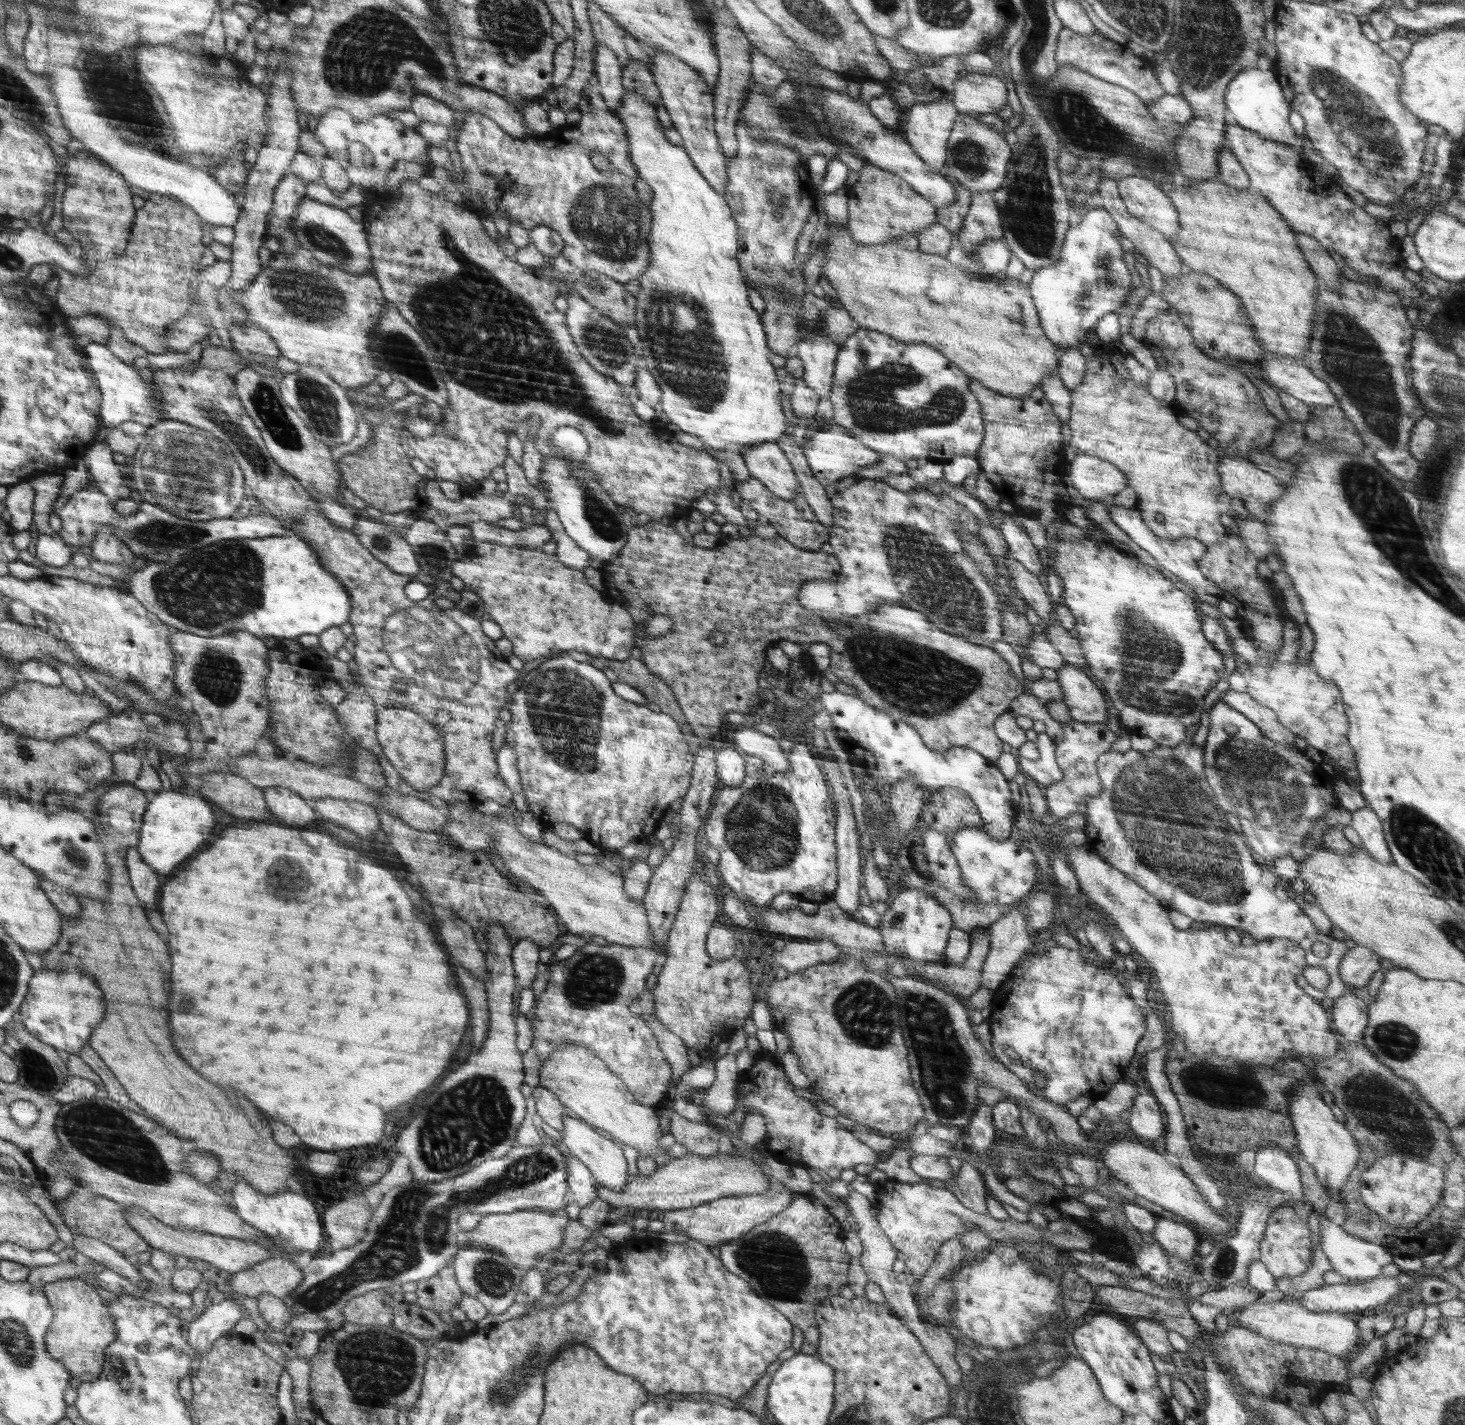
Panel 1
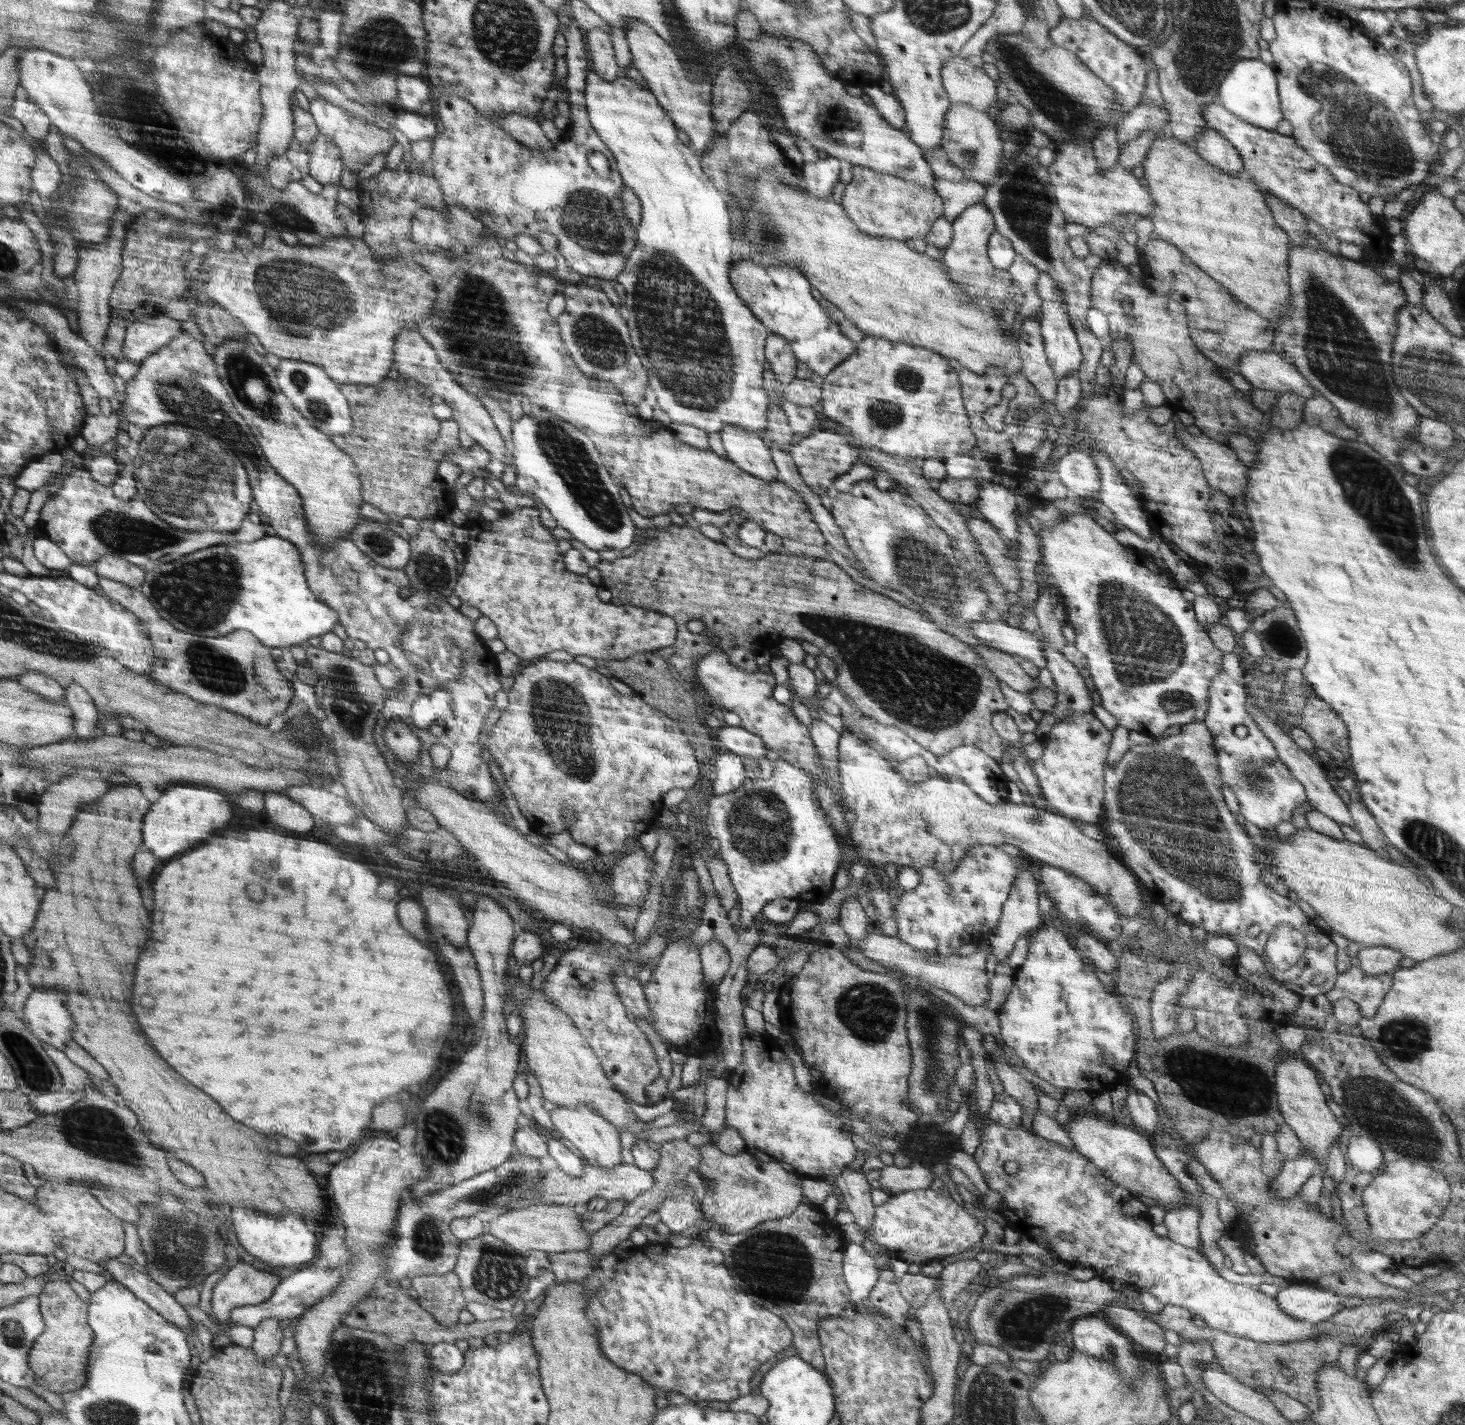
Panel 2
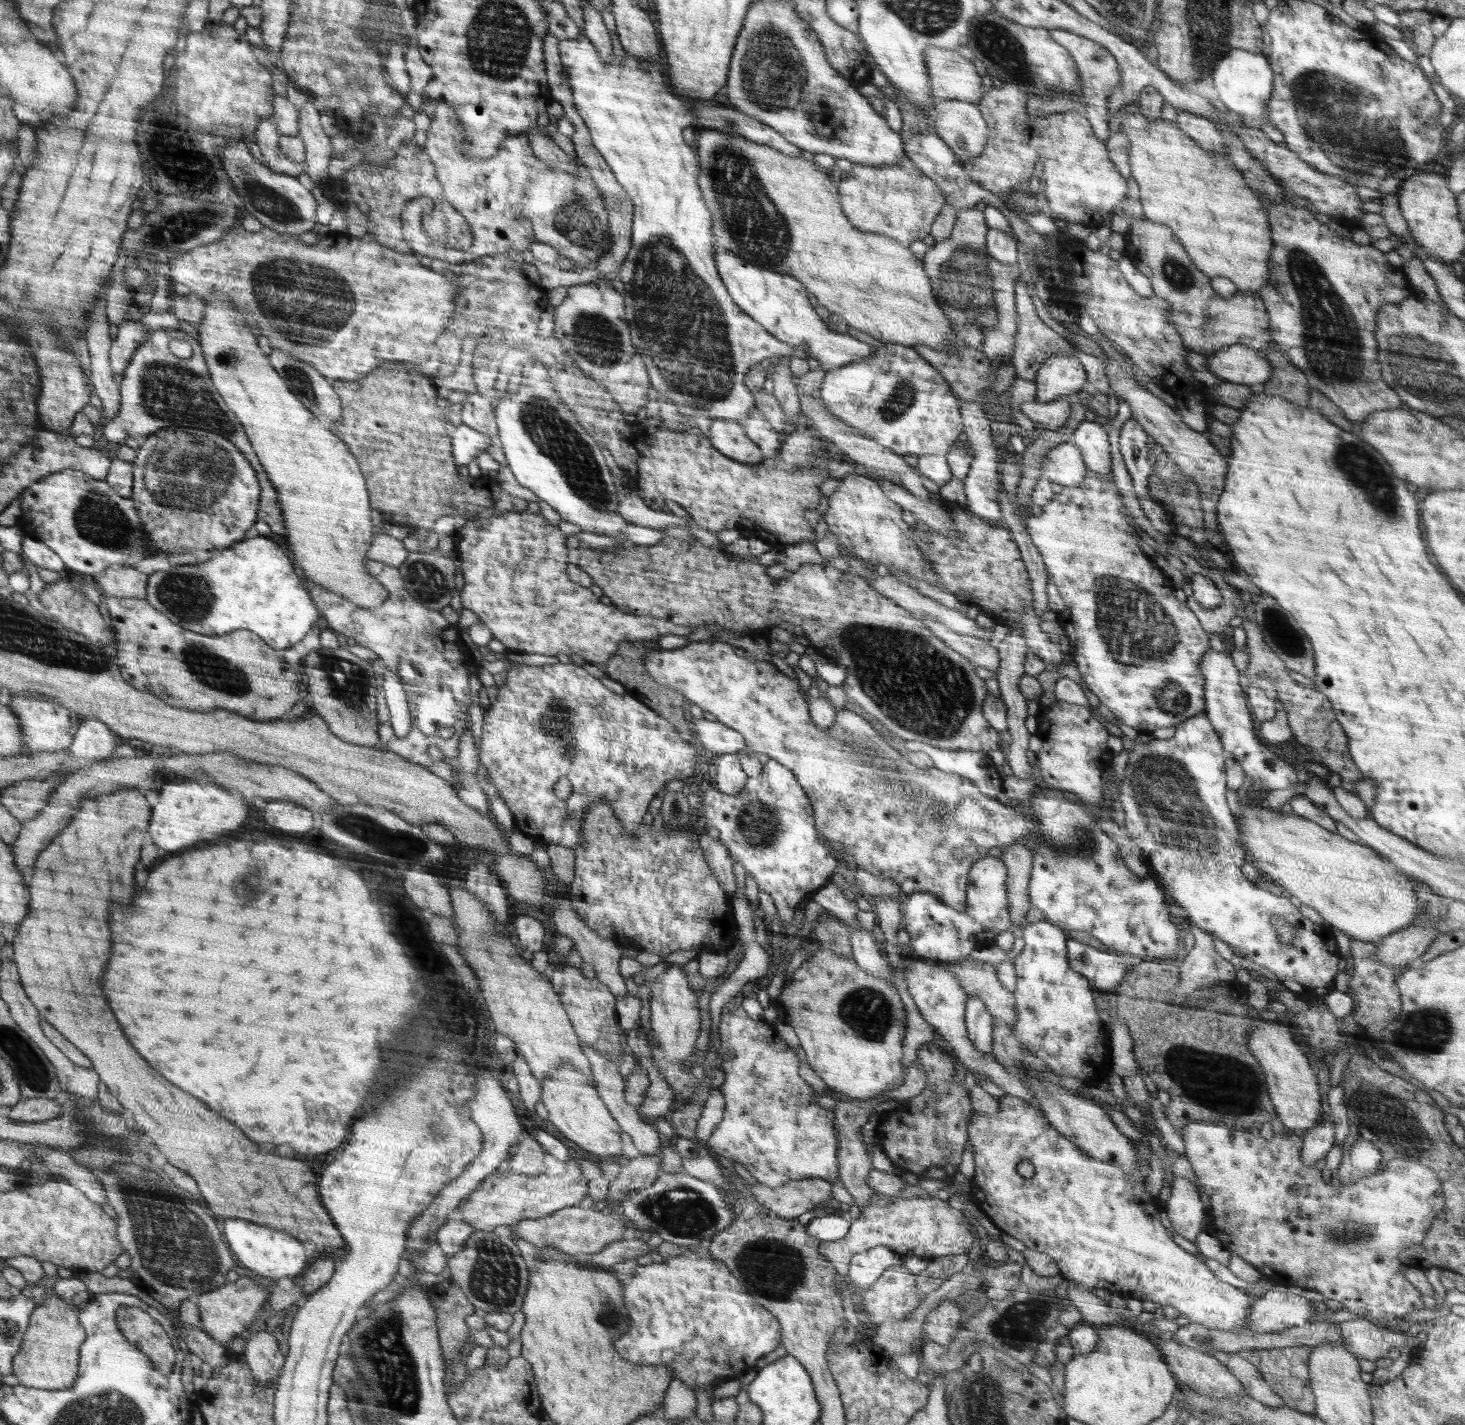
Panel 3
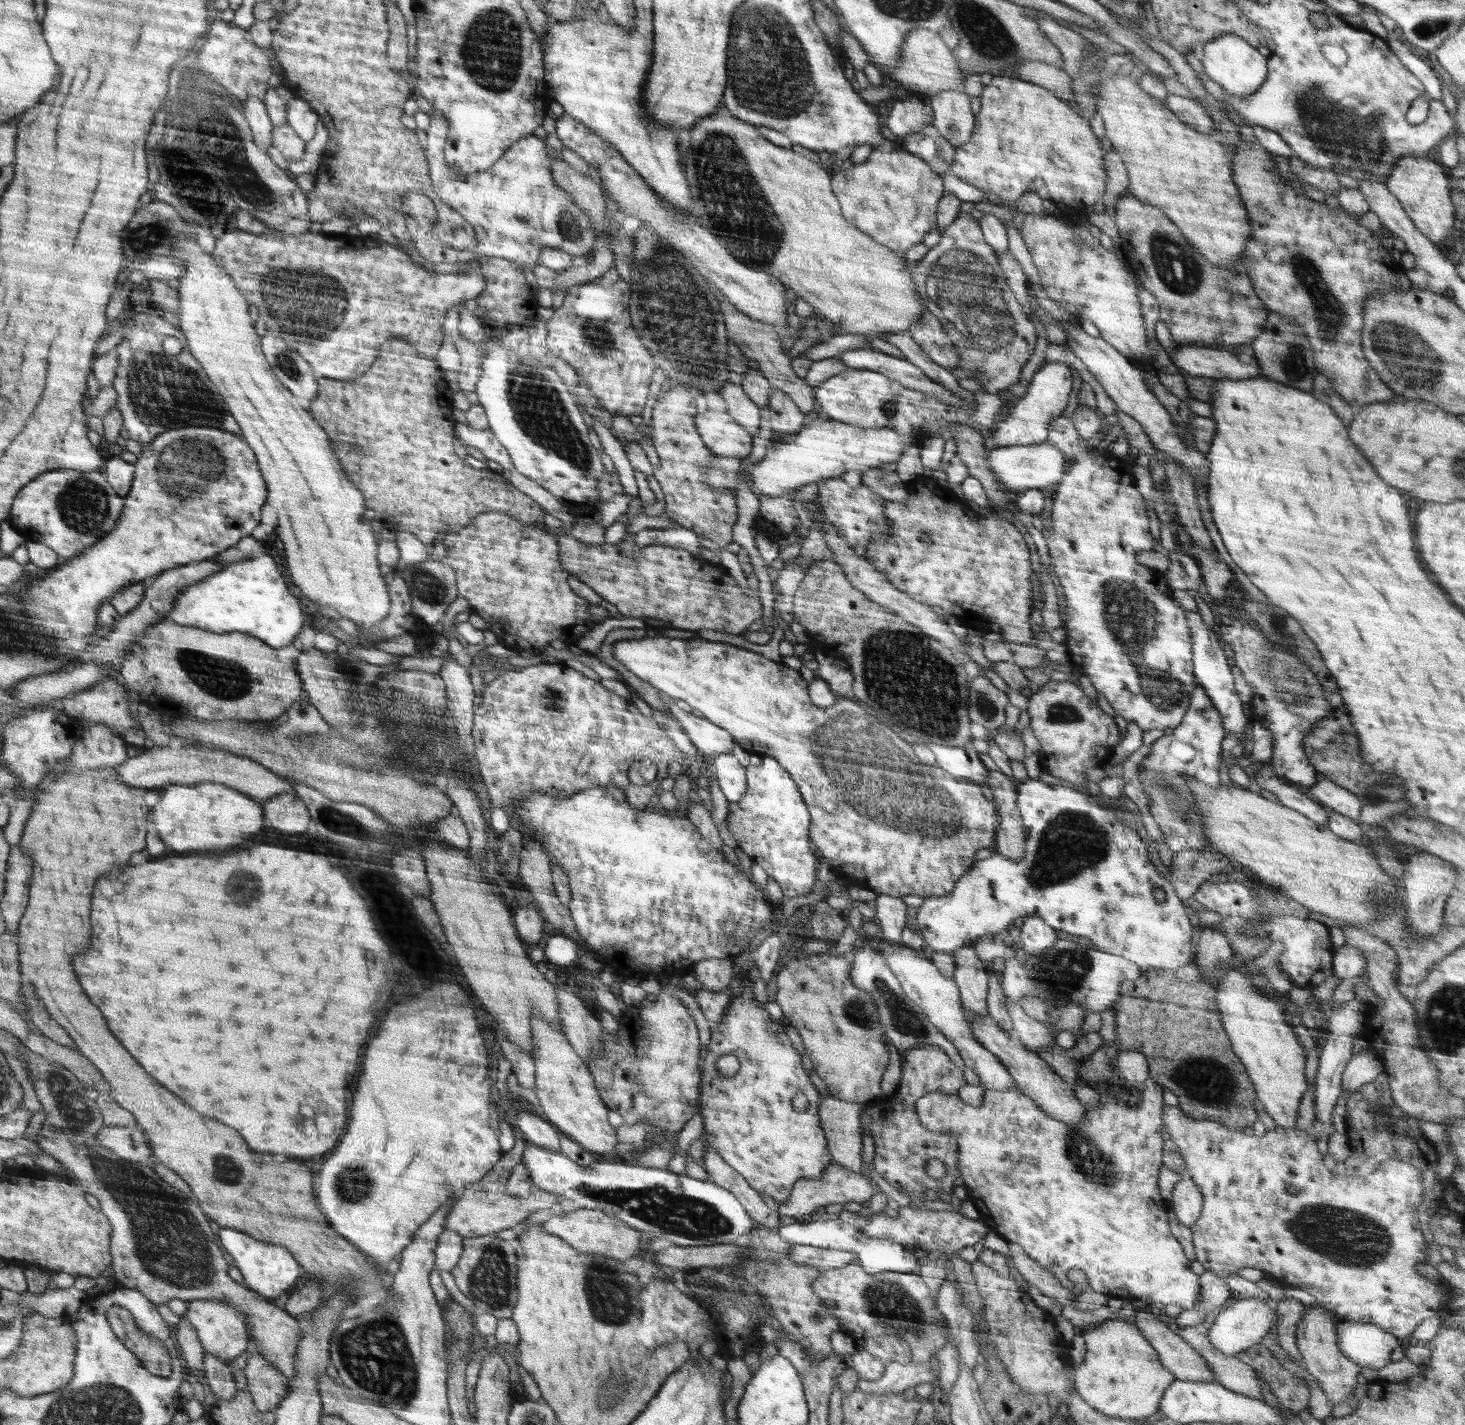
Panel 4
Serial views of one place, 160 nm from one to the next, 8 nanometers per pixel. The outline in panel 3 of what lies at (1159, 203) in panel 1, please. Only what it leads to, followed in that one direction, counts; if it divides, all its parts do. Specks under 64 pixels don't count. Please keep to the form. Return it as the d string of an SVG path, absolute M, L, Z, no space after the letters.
M1004 84L1002 88L992 86L978 103L981 115L987 124L988 140L982 152L971 161L961 161L963 169L972 182L989 190L996 196L1012 194L1017 186L1030 180L1034 174L1036 160L1044 166L1043 174L1046 185L1049 208L1047 213L1054 218L1095 227L1111 220L1114 207L1126 198L1127 179L1124 178L1114 163L1109 159L1107 148L1094 135L1090 121L1084 113L1066 111L1031 117L1026 110L1027 94L1017 84Z

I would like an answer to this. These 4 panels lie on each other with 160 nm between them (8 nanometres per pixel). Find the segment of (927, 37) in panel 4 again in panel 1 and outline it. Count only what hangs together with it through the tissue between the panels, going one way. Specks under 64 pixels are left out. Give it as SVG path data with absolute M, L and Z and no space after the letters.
M965 72L953 84L952 103L959 113L998 113L1007 104L1005 80L997 74Z

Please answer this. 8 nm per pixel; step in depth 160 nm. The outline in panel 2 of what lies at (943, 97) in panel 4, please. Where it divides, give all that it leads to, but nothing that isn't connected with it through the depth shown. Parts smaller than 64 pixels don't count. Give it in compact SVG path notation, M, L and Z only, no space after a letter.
M951 103L944 117L945 138L941 147L946 151L947 159L958 167L967 177L976 179L984 186L992 186L998 178L1002 156L1002 141L999 127L987 112L979 111L967 104Z

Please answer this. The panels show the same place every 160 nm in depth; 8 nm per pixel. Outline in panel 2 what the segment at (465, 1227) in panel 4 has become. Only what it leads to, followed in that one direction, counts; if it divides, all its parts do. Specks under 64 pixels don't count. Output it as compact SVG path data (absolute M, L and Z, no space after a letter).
M622 1163L618 1166L607 1169L595 1167L592 1165L584 1165L580 1176L572 1176L566 1174L562 1169L554 1169L548 1171L545 1177L537 1182L537 1190L539 1190L539 1199L536 1203L546 1205L566 1205L573 1206L575 1204L584 1204L595 1196L606 1198L608 1202L613 1200L621 1200L629 1203L631 1200L640 1196L642 1192L648 1191L654 1186L653 1171L638 1168L636 1165Z

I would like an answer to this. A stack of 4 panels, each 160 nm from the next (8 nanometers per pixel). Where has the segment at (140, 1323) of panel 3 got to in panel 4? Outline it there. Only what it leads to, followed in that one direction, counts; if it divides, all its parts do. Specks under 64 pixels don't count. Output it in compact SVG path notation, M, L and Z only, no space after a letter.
M112 1306L106 1312L106 1319L118 1340L136 1355L150 1374L160 1378L172 1374L172 1360L164 1343L138 1329L132 1313L123 1307Z

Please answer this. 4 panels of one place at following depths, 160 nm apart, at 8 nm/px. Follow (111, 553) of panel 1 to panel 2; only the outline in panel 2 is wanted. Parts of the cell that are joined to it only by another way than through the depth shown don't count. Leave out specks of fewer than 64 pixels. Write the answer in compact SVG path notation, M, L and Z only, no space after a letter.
M107 554L94 566L99 576L116 580L140 589L145 579L145 569L119 556Z

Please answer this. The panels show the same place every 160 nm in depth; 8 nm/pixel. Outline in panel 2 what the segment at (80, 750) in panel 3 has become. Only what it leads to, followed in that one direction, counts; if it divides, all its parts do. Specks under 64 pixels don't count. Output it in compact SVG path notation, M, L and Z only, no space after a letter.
M72 682L65 689L65 703L72 710L74 737L92 739L100 714L90 695L79 684Z

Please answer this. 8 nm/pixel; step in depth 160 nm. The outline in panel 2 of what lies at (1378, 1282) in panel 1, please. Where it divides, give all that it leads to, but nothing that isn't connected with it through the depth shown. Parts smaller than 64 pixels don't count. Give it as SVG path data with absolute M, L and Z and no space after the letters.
M1307 1283L1280 1289L1274 1301L1286 1315L1298 1321L1319 1324L1342 1312L1342 1302L1347 1300L1330 1290Z

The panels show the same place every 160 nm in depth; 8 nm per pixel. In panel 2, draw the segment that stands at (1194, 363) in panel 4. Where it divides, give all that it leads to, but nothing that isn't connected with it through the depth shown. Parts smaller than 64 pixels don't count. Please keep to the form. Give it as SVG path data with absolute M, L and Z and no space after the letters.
M1250 351L1240 358L1235 372L1254 389L1293 392L1302 400L1318 393L1282 354L1273 351Z

